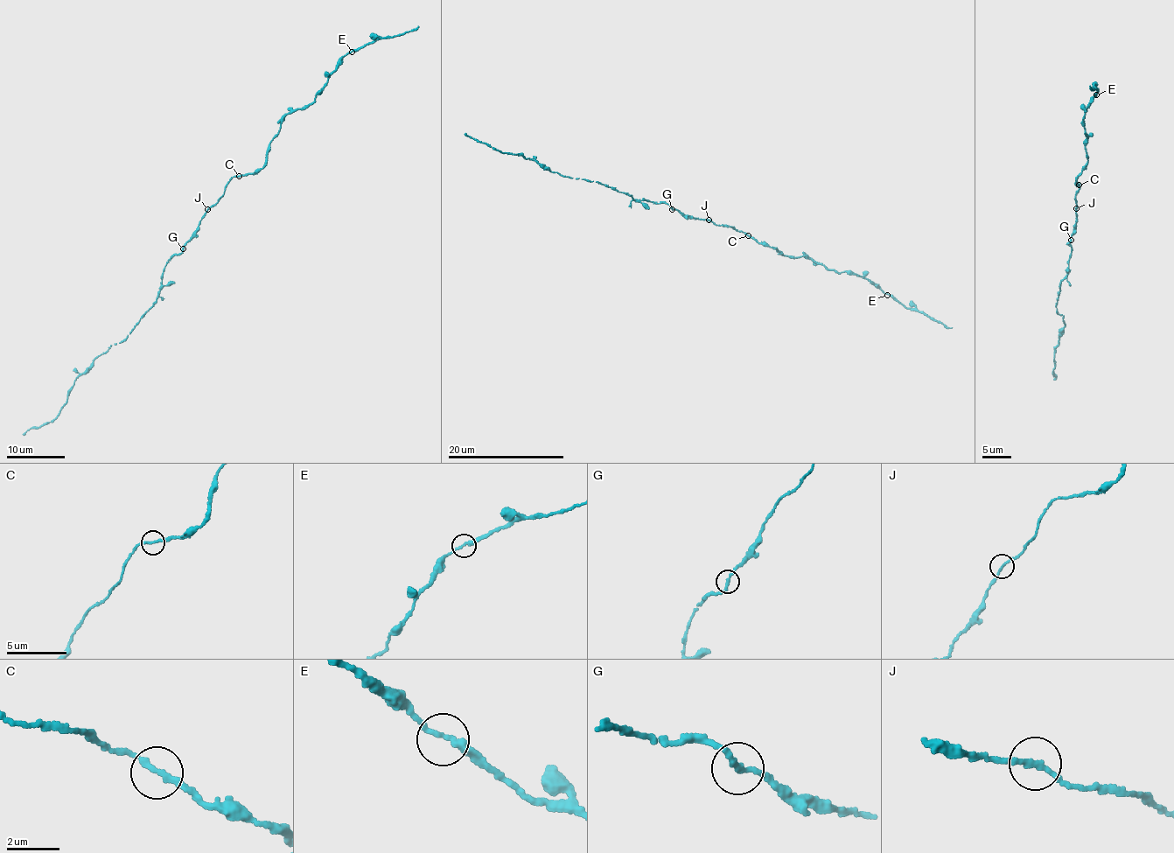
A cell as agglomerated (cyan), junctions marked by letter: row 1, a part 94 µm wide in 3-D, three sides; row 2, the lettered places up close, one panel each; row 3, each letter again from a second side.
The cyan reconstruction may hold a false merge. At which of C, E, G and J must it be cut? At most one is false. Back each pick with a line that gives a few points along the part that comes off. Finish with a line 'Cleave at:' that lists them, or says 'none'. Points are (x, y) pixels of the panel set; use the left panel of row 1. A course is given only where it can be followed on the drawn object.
Cleave at: none

